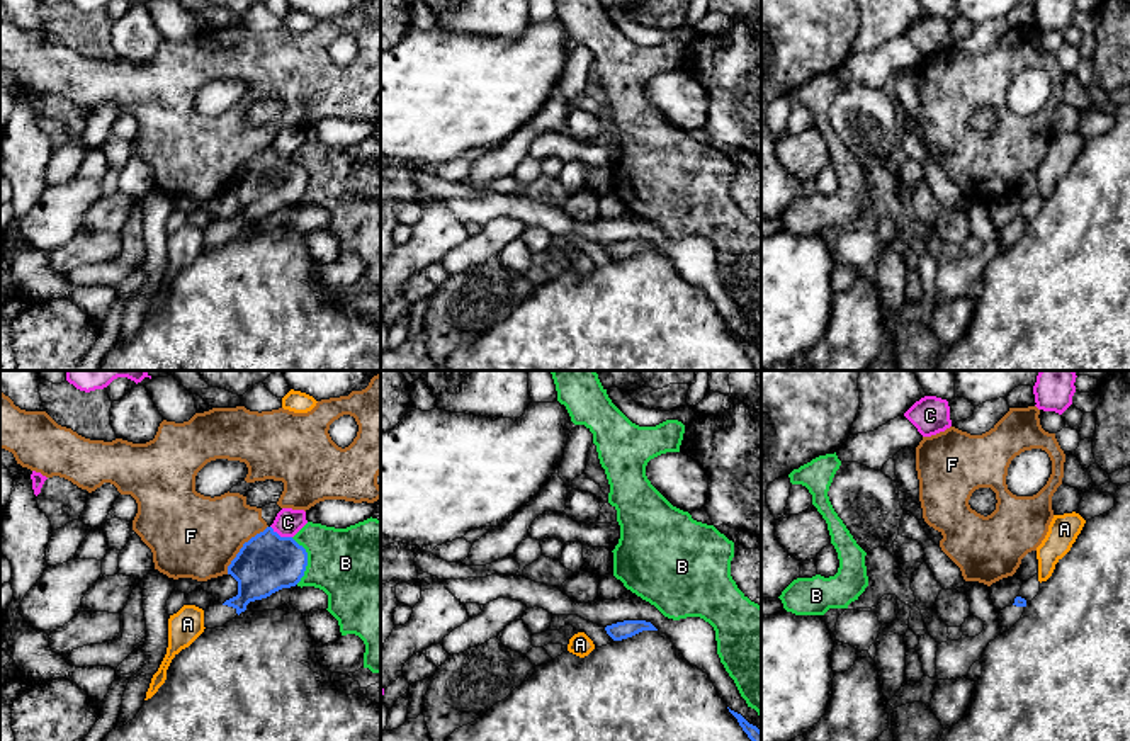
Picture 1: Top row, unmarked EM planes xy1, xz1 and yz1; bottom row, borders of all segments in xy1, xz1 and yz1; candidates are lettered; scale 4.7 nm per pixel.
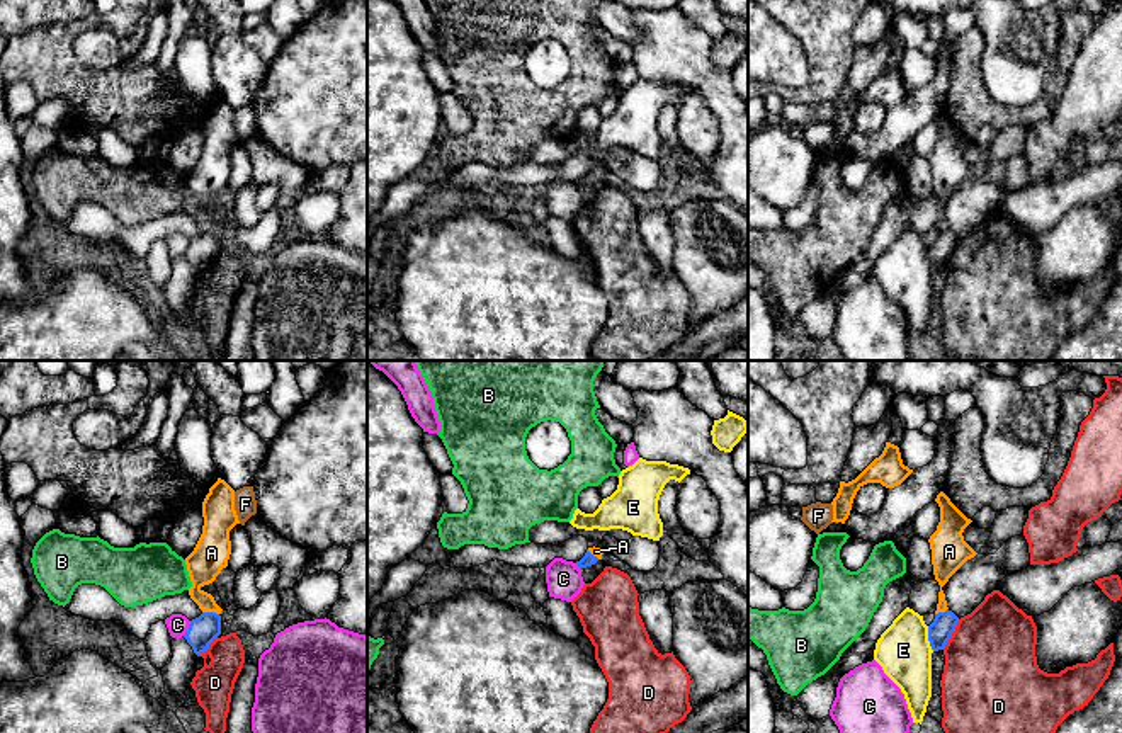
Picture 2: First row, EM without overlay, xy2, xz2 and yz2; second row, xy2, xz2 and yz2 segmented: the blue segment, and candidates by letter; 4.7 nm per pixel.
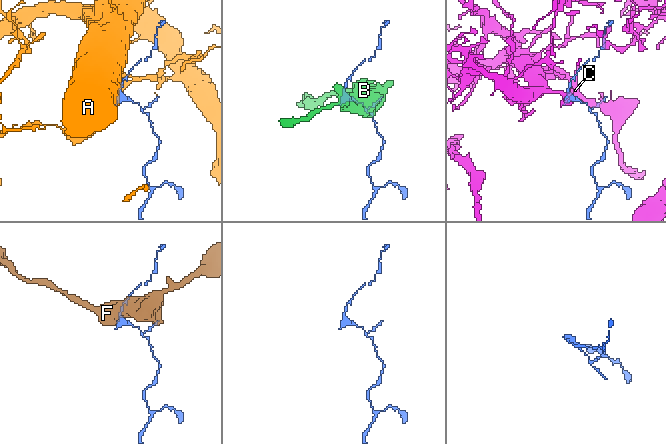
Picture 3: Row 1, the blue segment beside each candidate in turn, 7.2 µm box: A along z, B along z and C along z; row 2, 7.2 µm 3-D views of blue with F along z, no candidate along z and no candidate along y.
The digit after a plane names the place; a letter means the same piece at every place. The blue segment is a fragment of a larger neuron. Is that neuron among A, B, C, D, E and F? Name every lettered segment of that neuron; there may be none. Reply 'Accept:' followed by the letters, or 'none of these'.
Accept: none of these

